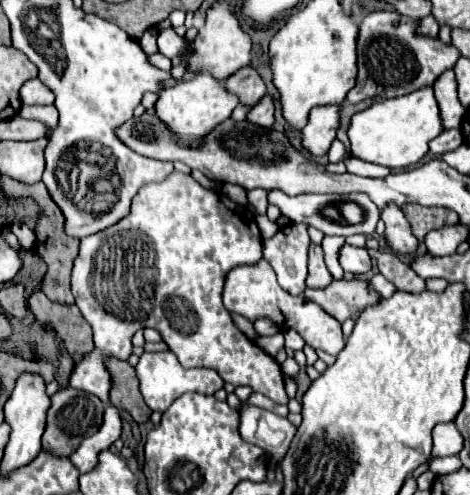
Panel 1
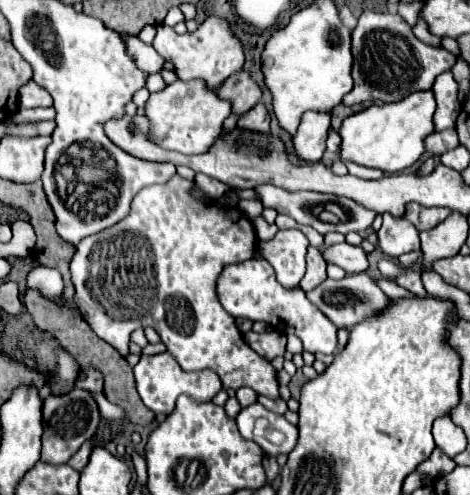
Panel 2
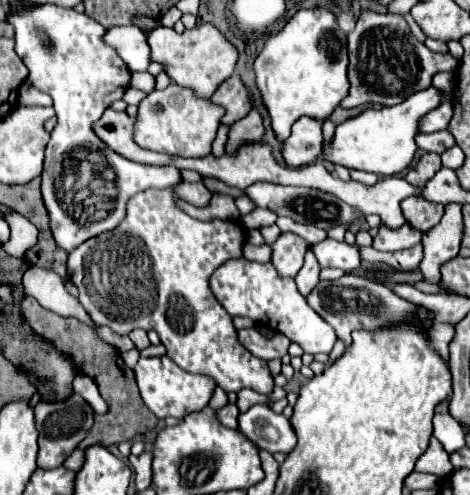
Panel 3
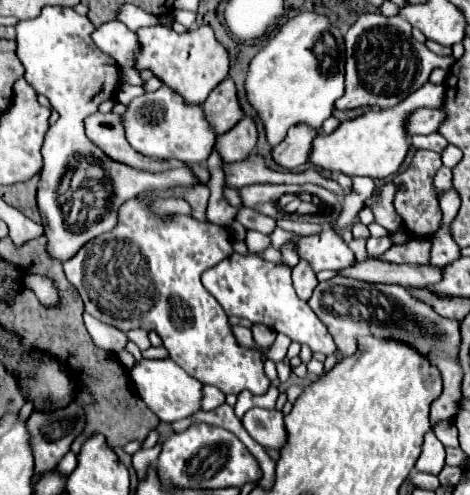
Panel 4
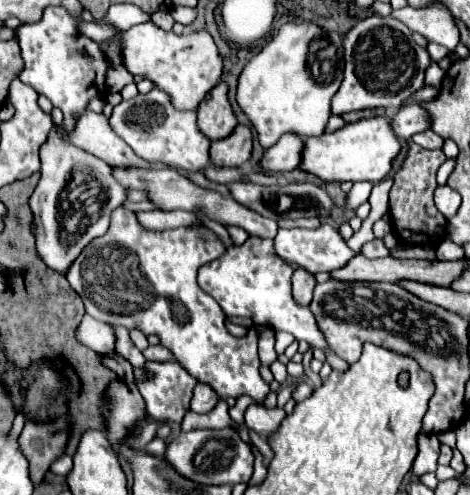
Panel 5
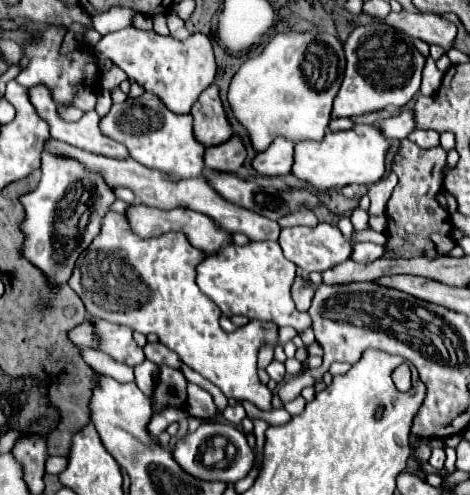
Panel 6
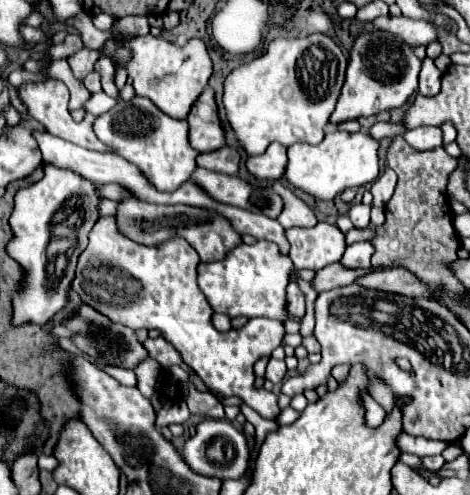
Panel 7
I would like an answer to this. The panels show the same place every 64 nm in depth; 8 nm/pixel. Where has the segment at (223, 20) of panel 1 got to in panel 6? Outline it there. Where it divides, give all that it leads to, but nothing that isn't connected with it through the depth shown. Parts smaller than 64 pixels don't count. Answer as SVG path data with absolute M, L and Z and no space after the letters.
M124 28L106 34L94 48L98 60L110 60L118 68L136 80L144 92L152 92L162 100L162 104L176 114L188 114L192 104L198 100L200 92L208 88L216 76L216 62L212 52L212 40L206 34L192 34L186 40L176 40L172 36L158 36L152 30Z

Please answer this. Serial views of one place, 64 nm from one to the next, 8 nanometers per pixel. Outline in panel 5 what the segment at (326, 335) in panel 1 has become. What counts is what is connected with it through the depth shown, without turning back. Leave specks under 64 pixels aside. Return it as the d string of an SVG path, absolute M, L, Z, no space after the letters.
M249 237L242 246L226 248L226 252L220 258L204 264L198 270L198 286L220 304L220 308L224 310L228 318L246 316L254 324L270 326L274 330L286 330L294 334L296 340L306 340L314 348L322 348L326 352L326 360L330 362L332 369L346 371L349 364L332 352L328 352L324 336L316 328L316 320L312 312L306 306L298 306L294 302L292 284L290 284L292 272L294 272L294 266L278 256L272 240Z

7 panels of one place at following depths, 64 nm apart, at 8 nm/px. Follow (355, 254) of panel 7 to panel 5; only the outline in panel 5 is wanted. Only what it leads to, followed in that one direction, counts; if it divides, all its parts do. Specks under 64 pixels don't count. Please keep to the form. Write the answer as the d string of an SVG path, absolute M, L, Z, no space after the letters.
M372 240L362 246L360 254L364 254L366 258L382 258L382 256L388 256L388 248L382 244L382 240Z

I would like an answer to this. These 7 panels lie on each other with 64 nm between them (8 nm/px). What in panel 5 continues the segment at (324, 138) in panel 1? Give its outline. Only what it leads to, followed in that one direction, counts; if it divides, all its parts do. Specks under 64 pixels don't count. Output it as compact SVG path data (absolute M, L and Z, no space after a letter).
M284 134L260 160L264 172L290 172L300 164L300 150L304 142L296 134Z

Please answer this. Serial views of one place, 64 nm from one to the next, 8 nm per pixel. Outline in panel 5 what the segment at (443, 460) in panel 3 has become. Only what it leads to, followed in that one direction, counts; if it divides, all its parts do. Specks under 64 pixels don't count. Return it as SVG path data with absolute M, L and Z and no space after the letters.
M420 432L420 436L418 436L418 456L416 456L414 466L412 466L412 472L416 476L422 476L426 472L434 472L436 470L438 448L440 448L438 436Z

